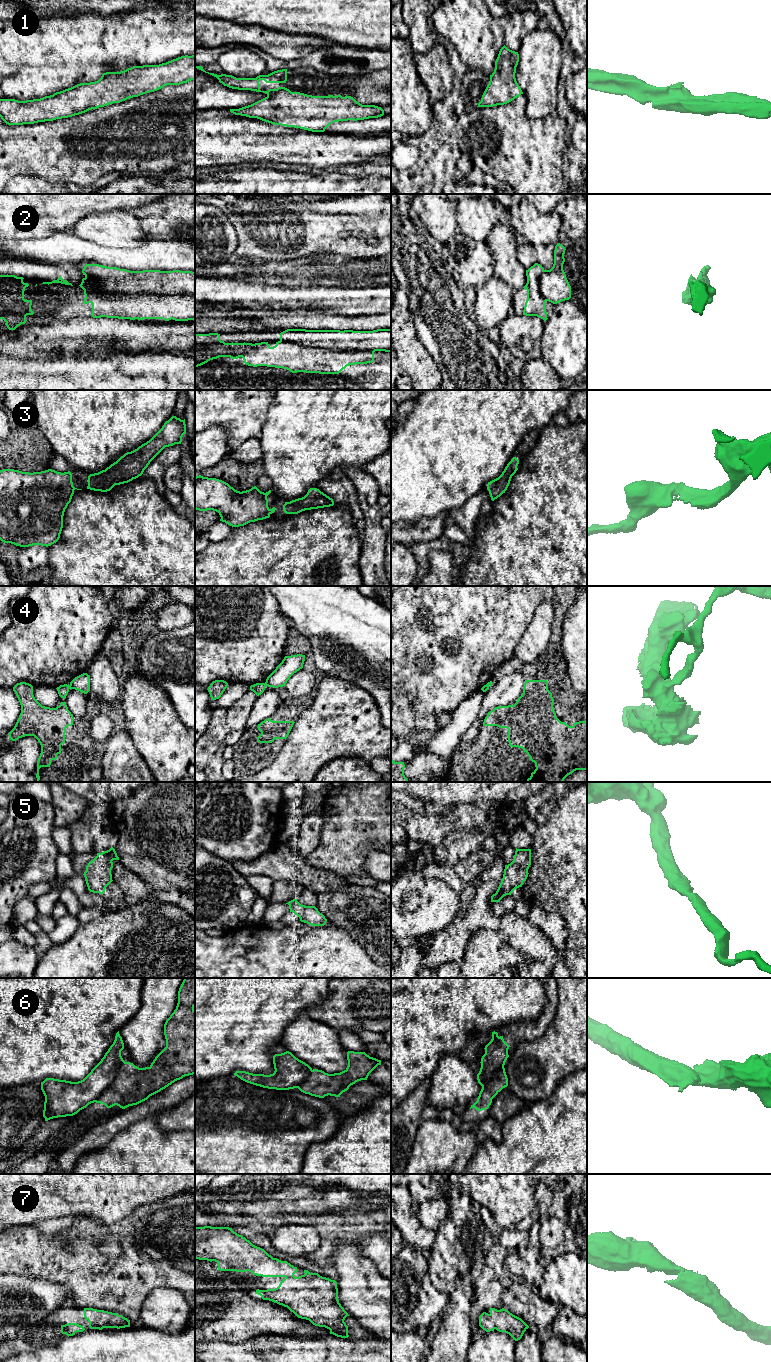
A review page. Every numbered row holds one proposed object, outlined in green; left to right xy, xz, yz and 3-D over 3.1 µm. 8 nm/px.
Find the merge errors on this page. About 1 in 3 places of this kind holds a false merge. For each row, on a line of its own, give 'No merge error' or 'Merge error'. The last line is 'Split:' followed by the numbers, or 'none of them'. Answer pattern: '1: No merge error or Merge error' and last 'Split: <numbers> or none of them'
1: No merge error
2: No merge error
3: No merge error
4: Merge error
5: No merge error
6: Merge error
7: No merge error
Split: 4, 6

